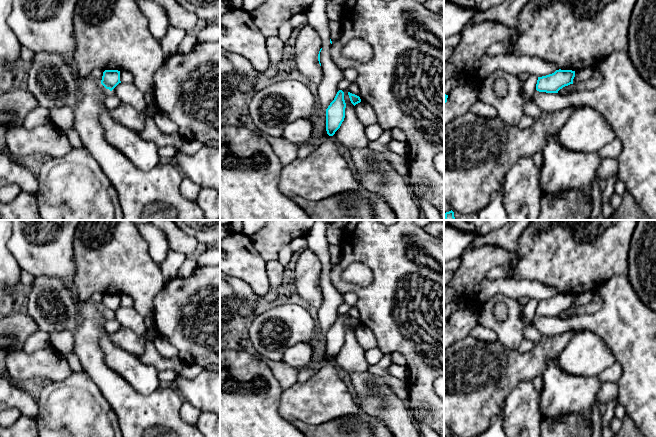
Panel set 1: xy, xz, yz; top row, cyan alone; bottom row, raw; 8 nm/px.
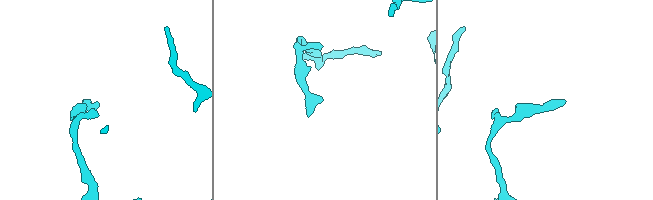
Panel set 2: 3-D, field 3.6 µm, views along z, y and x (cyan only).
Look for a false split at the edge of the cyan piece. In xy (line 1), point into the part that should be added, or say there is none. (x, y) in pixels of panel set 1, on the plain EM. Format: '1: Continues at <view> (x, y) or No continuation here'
1: No continuation here

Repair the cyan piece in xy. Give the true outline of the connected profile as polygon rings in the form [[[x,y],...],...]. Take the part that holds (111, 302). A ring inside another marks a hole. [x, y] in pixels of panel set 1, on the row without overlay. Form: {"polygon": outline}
{"polygon": [[[105,294],[103,296],[101,308],[106,312],[112,315],[120,305],[120,295],[118,294]]]}

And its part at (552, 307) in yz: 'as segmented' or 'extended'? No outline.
as segmented

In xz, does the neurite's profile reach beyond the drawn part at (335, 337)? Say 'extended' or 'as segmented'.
as segmented

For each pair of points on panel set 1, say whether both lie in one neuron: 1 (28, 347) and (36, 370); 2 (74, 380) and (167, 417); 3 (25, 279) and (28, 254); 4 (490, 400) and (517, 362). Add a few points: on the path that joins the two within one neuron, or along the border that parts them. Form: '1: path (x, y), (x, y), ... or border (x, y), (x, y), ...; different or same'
1: border (50, 345), (32, 352), (25, 352), (22, 349); different
2: border (84, 372), (96, 385), (112, 410); different
3: border (21, 268), (35, 277); different
4: path (495, 391), (499, 387), (502, 377), (508, 371); same

